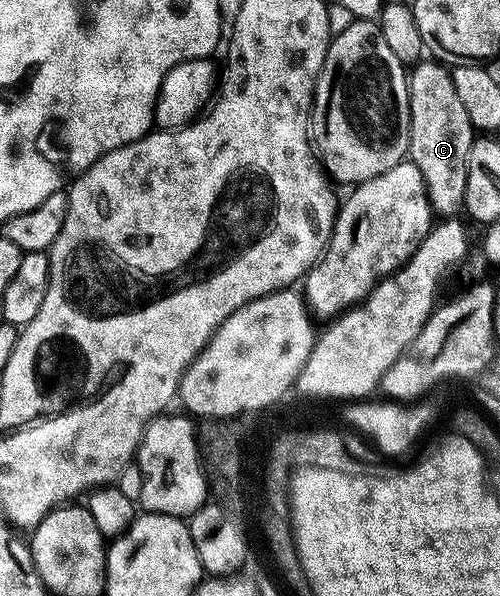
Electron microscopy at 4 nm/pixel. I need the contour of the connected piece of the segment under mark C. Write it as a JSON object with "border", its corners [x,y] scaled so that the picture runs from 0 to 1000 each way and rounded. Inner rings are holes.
{"border":[[[844,101],[816,119],[818,133],[818,257],[816,270],[828,272],[846,289],[858,339],[882,362],[924,357],[934,322],[934,262],[950,220],[918,154],[910,154],[900,112],[872,101]]]}

